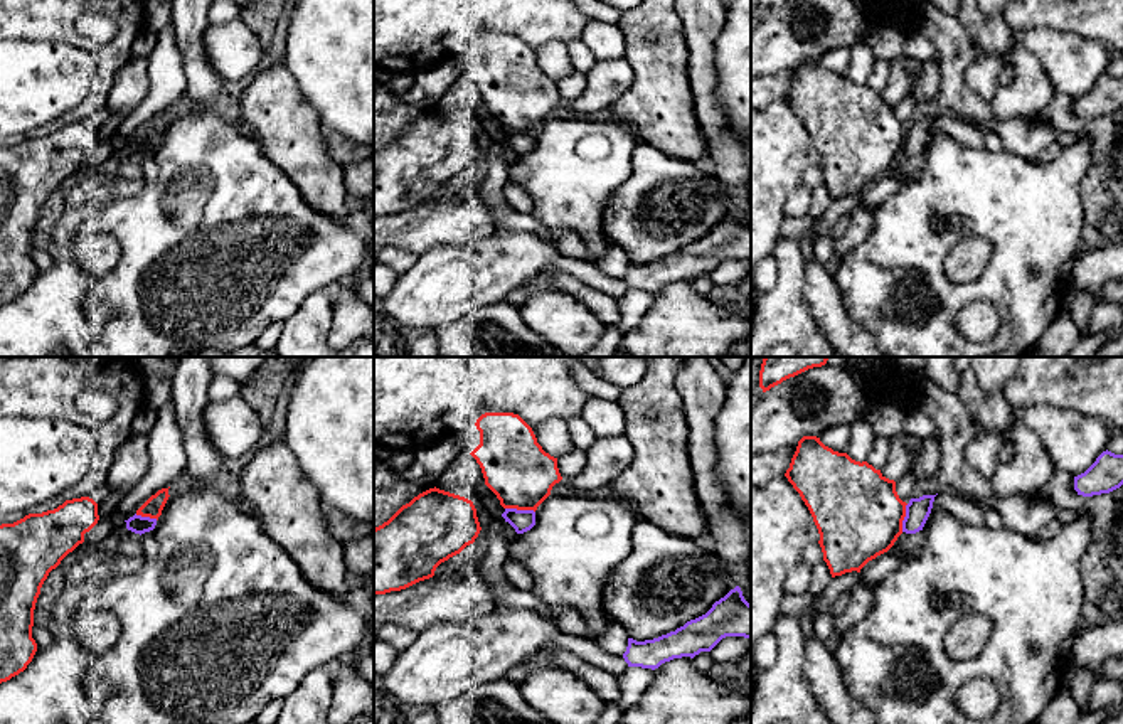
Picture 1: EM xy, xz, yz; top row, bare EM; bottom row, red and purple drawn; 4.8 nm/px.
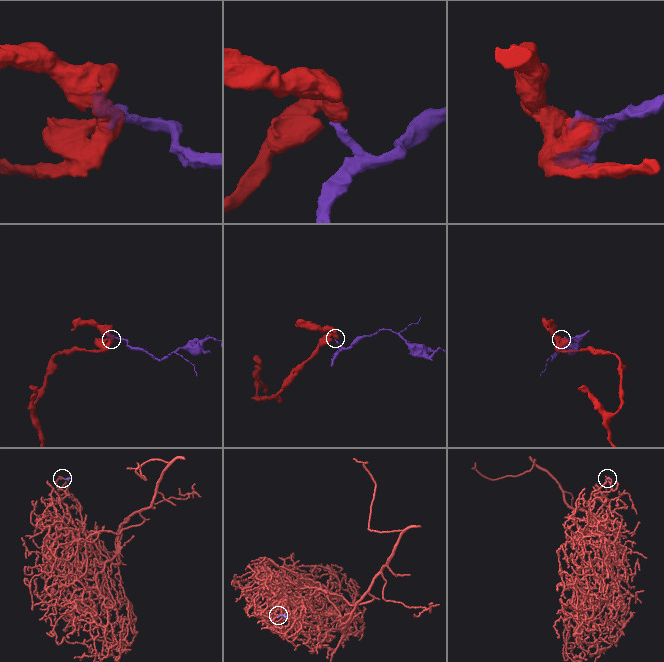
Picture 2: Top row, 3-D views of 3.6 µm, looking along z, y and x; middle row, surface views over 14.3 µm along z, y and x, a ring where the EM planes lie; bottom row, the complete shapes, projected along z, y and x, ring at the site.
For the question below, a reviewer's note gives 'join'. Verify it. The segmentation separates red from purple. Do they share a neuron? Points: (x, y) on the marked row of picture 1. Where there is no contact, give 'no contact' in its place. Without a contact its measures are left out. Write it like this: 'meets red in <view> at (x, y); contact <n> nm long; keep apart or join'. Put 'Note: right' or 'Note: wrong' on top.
Note: wrong
meets red in xz at (521, 509); contact 150 nm long; keep apart

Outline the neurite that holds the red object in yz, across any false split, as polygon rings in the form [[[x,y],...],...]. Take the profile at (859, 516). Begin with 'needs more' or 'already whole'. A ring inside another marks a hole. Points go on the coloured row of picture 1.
already whole; [[[817,436],[798,441],[785,476],[808,507],[820,534],[820,547],[832,578],[860,569],[887,552],[902,534],[906,502],[896,492],[896,482],[886,478],[867,461],[855,461],[847,453],[833,451]]]

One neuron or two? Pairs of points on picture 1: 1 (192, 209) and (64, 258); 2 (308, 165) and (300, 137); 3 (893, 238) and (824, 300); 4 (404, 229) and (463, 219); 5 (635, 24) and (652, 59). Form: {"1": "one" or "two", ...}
{"1": "one", "2": "one", "3": "two", "4": "one", "5": "one"}

